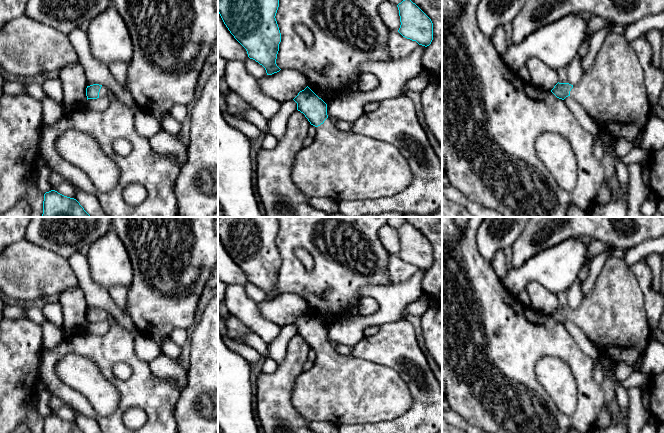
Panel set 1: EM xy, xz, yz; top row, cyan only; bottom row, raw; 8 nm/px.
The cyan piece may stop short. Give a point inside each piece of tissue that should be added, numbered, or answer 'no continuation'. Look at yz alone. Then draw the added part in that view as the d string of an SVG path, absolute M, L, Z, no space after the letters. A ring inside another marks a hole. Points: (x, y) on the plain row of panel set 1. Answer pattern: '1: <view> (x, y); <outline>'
1: yz (613, 316); M609 257L598 275L592 291L583 296L581 305L573 310L570 320L616 365L619 363L635 364L643 356L651 339L651 328L648 324L644 295L630 267L622 258Z

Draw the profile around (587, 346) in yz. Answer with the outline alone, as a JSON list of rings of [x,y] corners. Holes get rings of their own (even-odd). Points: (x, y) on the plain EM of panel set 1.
[[[571,320],[564,323],[567,331],[573,337],[580,349],[593,360],[599,361],[601,357],[600,350],[596,345],[588,339],[588,337],[582,332],[582,330]]]

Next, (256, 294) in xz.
[[[248,282],[245,285],[245,291],[248,297],[257,304],[267,299],[265,292],[253,283]]]

